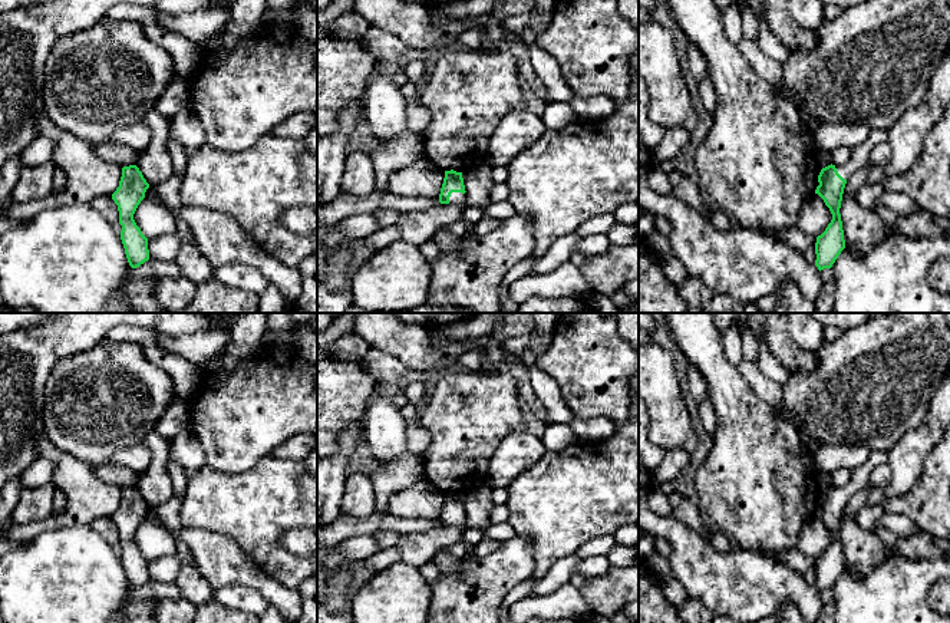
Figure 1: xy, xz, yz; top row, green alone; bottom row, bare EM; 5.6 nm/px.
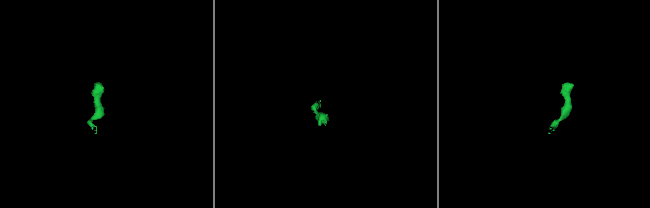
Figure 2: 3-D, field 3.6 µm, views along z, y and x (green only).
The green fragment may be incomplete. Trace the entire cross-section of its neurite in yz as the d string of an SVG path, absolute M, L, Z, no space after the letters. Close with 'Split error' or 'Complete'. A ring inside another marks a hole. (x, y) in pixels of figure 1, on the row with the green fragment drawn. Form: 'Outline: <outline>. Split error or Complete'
Outline: M873 128L870 136L851 149L851 158L844 165L828 165L818 175L819 185L815 189L832 214L832 220L825 231L817 237L815 266L818 270L831 268L841 251L845 248L844 230L841 221L841 201L850 177L870 164L871 151L881 142L888 141L888 128Z. Split error

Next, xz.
Outline: M445 171L443 184L439 194L441 204L453 204L466 208L466 195L462 172Z. Split error

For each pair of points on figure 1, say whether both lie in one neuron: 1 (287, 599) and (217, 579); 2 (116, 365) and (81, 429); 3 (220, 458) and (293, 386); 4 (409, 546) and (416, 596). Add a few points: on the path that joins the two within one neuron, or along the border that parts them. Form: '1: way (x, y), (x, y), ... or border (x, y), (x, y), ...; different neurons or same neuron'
1: way (270, 589), (253, 576), (234, 576); same neuron
2: way (114, 381), (112, 389), (88, 414); same neuron
3: way (238, 439), (274, 404); same neuron
4: border (401, 559), (418, 569); different neurons

